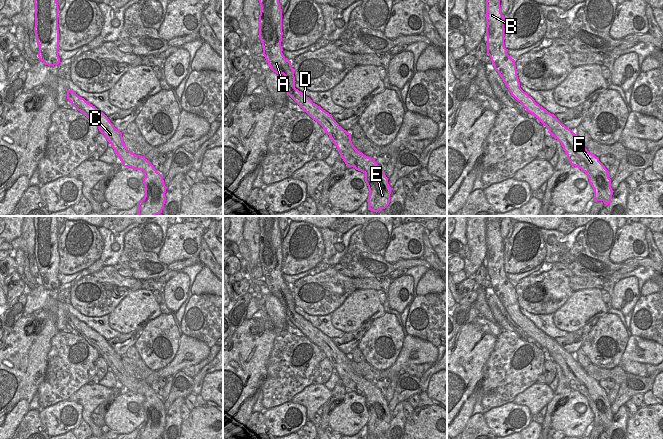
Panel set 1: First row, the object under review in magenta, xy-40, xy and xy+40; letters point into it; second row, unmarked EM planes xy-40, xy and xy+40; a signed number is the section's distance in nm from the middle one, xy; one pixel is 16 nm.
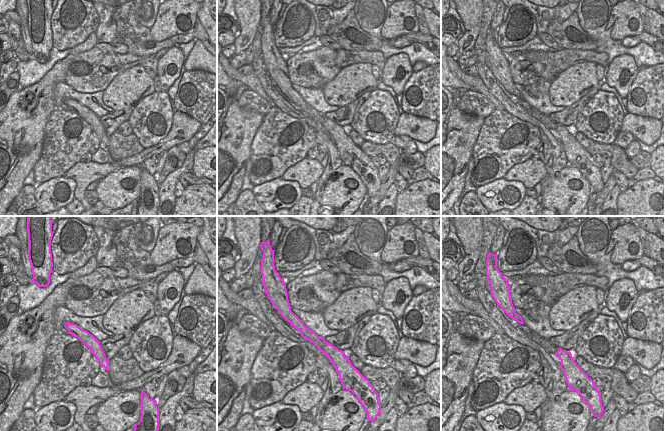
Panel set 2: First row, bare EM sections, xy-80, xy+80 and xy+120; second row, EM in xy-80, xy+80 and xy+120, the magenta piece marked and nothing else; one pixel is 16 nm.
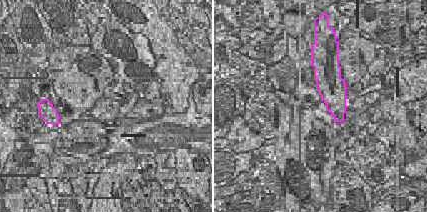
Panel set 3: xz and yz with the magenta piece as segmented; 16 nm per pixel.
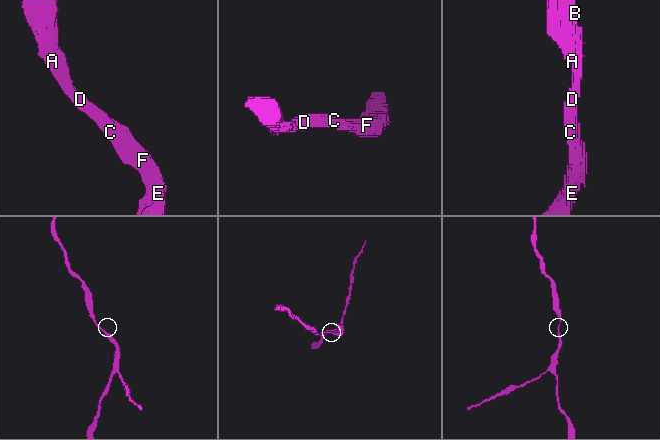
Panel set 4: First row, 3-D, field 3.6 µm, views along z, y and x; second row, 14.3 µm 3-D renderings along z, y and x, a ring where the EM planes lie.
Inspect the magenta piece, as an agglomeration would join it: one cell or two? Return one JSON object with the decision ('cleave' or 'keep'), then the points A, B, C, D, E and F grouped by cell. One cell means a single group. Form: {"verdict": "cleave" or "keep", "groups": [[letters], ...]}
{"verdict": "keep", "groups": [["A", "B", "C", "D", "E", "F"]]}

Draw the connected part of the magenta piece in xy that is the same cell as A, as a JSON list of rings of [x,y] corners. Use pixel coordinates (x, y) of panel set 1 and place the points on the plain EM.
[[[259,217],[259,262],[262,267],[263,279],[273,296],[285,300],[287,318],[304,336],[323,351],[325,357],[336,369],[345,388],[365,398],[365,406],[369,413],[368,434],[377,437],[379,434],[385,433],[390,426],[392,412],[388,408],[388,402],[374,382],[364,379],[354,371],[351,357],[344,354],[331,338],[295,312],[296,305],[291,285],[287,284],[282,277],[282,233],[279,227],[279,217]]]

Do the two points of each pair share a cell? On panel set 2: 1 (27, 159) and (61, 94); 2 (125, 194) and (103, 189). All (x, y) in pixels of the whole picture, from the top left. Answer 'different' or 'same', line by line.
1: different
2: same

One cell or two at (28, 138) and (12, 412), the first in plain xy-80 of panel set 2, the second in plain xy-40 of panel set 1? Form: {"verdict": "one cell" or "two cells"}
{"verdict": "one cell"}

